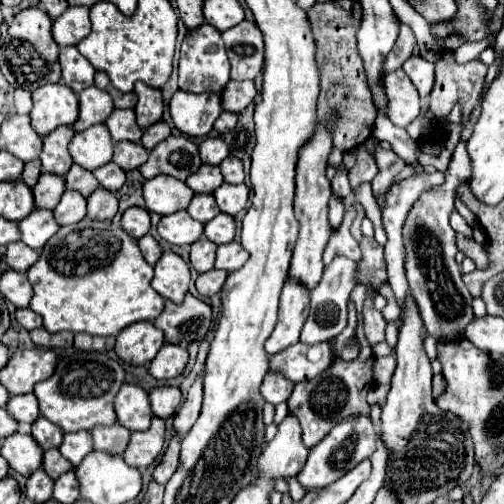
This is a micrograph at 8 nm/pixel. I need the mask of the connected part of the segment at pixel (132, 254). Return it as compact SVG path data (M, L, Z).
M84 217L80 223L60 227L58 233L48 239L38 263L32 265L26 275L34 287L30 309L44 319L44 329L50 333L72 331L104 337L118 335L130 323L154 321L164 309L164 299L150 287L154 275L152 265L144 263L138 243L112 221L90 221Z

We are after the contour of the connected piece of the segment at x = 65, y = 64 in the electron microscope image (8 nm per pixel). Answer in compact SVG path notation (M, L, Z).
M76 47L60 49L60 65L62 65L62 83L68 85L74 93L80 93L94 83L96 69Z

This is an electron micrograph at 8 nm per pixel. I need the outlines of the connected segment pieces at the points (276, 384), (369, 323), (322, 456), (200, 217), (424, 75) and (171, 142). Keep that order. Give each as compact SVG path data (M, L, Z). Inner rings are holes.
M268 373L268 375L264 377L264 383L262 383L262 387L260 387L260 393L262 393L262 397L264 397L268 403L278 405L278 403L282 403L282 401L288 399L288 395L292 393L292 387L294 387L294 383L292 383L290 379L284 379L282 375L272 375L272 373Z
M366 299L366 305L364 305L364 333L366 333L366 339L370 345L376 345L376 343L382 343L384 341L384 327L386 327L386 321L382 317L382 313L378 313L372 305L372 299Z
M358 415L358 417L350 417L342 423L338 423L328 437L324 437L324 441L320 441L316 447L310 449L308 461L304 465L304 469L298 475L298 483L306 489L306 491L316 491L316 489L324 489L328 485L332 485L336 479L340 479L340 475L346 475L352 467L356 467L360 461L368 459L376 449L376 431L374 425L368 417Z
M194 195L194 199L188 205L188 213L192 219L200 223L208 223L220 213L220 209L214 201L214 195Z
M414 55L414 57L410 57L404 63L404 71L412 79L412 83L416 85L420 97L426 97L432 91L432 85L434 85L434 65L430 61L422 59L420 55Z
M170 135L150 151L148 161L138 171L144 179L152 179L158 173L164 173L184 181L188 175L196 173L200 165L202 161L198 157L198 147L186 135Z

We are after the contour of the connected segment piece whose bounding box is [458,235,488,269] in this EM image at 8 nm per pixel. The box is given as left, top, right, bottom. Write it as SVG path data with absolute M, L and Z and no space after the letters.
M458 235L458 247L464 249L464 253L468 253L470 259L474 259L478 269L486 269L488 267L488 255L486 255L484 247L474 247L474 243L470 243L462 235Z

